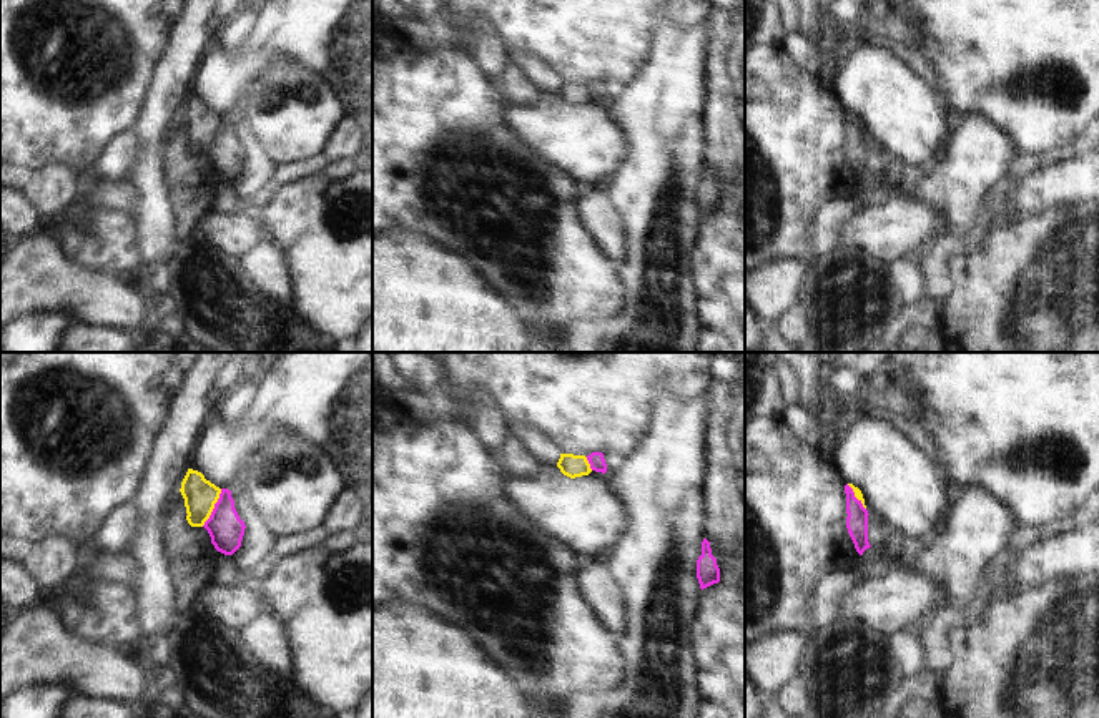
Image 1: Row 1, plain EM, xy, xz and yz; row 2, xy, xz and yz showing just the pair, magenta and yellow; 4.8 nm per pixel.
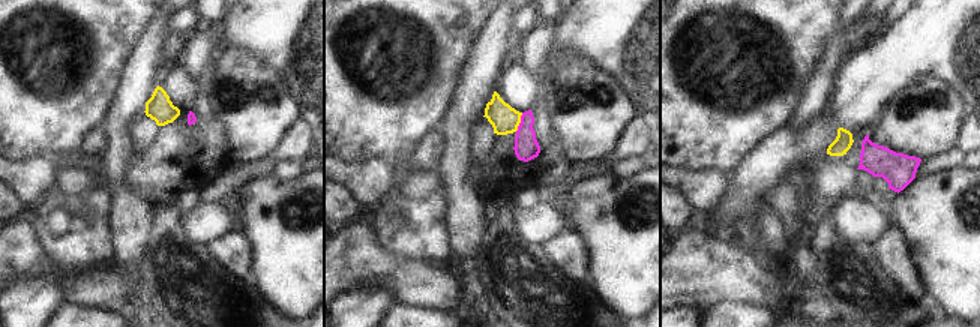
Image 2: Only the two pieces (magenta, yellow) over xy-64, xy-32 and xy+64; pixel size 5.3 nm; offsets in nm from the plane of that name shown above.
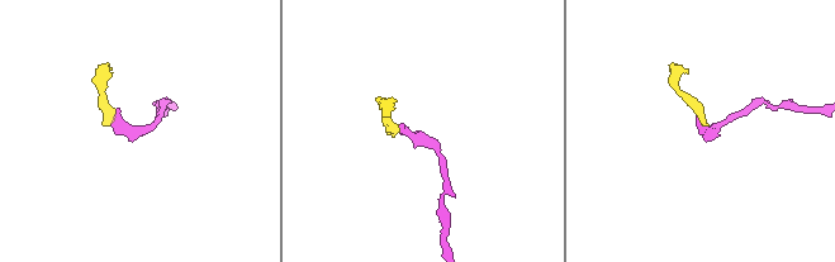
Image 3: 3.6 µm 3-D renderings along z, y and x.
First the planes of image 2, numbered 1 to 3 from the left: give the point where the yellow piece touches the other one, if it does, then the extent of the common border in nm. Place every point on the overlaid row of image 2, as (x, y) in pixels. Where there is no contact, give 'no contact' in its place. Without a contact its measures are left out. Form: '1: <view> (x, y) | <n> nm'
1: no contact
2: xy-32 (521, 122) | 110 nm
3: no contact

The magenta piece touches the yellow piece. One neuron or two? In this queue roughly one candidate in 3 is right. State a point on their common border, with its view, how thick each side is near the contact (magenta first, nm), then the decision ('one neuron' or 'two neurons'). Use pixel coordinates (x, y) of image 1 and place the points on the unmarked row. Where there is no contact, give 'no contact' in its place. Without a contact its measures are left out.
xy (215, 135) | 170/160 nm | two neurons

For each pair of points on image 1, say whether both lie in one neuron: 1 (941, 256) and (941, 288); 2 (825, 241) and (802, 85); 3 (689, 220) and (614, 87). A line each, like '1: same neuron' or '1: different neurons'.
1: same neuron
2: different neurons
3: different neurons

